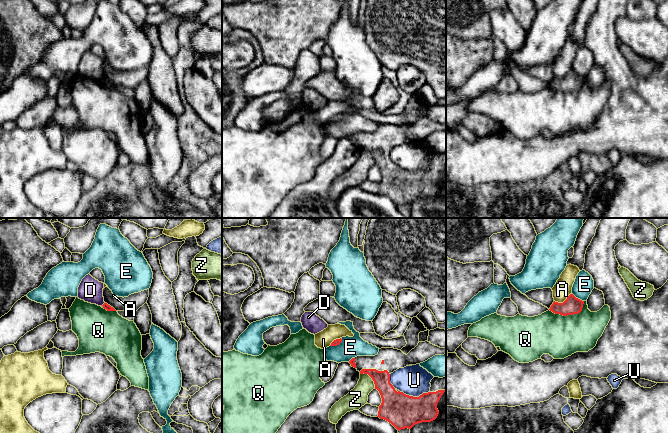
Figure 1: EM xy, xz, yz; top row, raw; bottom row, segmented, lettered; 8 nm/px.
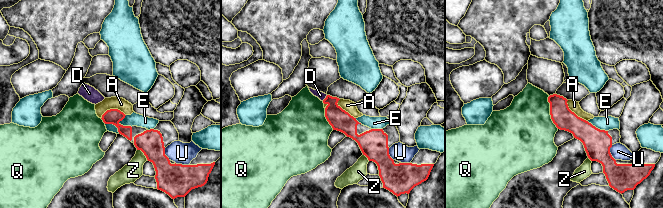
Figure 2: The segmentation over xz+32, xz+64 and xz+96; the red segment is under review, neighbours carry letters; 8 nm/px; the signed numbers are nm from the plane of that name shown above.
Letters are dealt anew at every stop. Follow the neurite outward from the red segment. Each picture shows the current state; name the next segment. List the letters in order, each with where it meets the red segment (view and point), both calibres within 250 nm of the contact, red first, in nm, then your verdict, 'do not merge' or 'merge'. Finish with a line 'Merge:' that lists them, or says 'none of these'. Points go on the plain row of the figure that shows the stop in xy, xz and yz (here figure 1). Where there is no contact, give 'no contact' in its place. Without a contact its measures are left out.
A: meets red in yz at (563, 78); 140 nm thick on the red side, 150 nm on the other; do not merge
D: meets red in xy at (103, 80); 50 nm thick on the red side, 200 nm on the other; do not merge
E: meets red in yz at (577, 74); 140 nm thick on the red side, 160 nm on the other; do not merge
Q: meets red in yz at (569, 90); 140 nm thick on the red side, 340 nm on the other; do not merge
U: meets red in xz at (414, 173); 280 nm thick on the red side, 240 nm on the other; do not merge
Z: meets red in xz at (371, 153); 160 nm thick on the red side, 160 nm on the other; do not merge
Merge: none of these

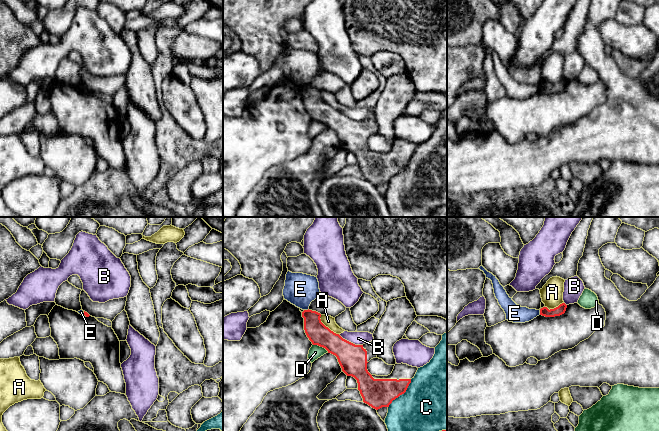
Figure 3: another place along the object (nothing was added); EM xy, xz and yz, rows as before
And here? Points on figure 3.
A: meets red in xz at (327, 103); 170 nm thick on the red side, 90 nm on the other; do not merge
B: meets red in xz at (350, 118); 220 nm thick on the red side, 110 nm on the other; do not merge
C: meets red in xz at (401, 170); 240 nm thick on the red side, 460 nm on the other; do not merge
D: meets red in xz at (321, 122); 200 nm thick on the red side, 110 nm on the other; do not merge
E: meets red in xz at (306, 86); 170 nm thick on the red side, 260 nm on the other; do not merge
Merge: none of these

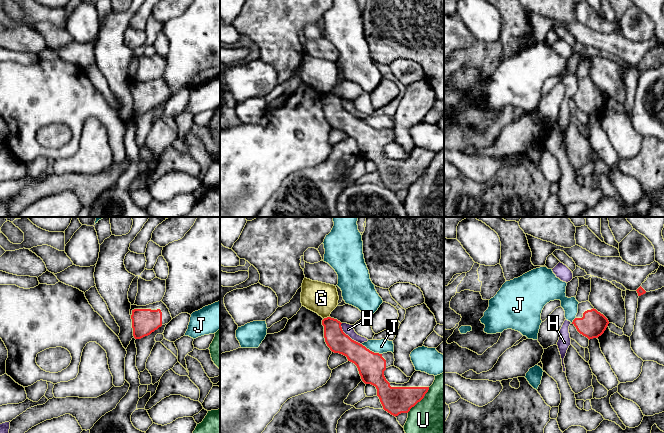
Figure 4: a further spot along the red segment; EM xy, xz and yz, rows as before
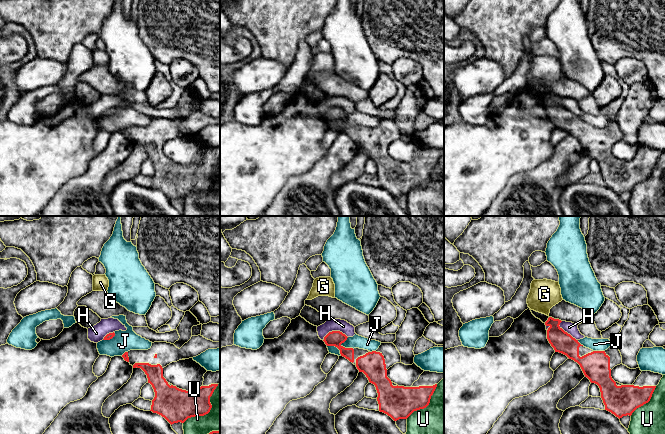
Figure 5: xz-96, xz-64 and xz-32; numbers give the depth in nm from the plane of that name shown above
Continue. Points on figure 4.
G: meets red in xz at (325, 94); 170 nm thick on the red side, 260 nm on the other; do not merge
H: meets red in xz at (347, 111); 170 nm thick on the red side, 90 nm on the other; do not merge
J: meets red in xz at (371, 127); 220 nm thick on the red side, 110 nm on the other; do not merge
U: meets red in xz at (420, 176); 220 nm thick on the red side, 500 nm on the other; do not merge
Merge: none of these

